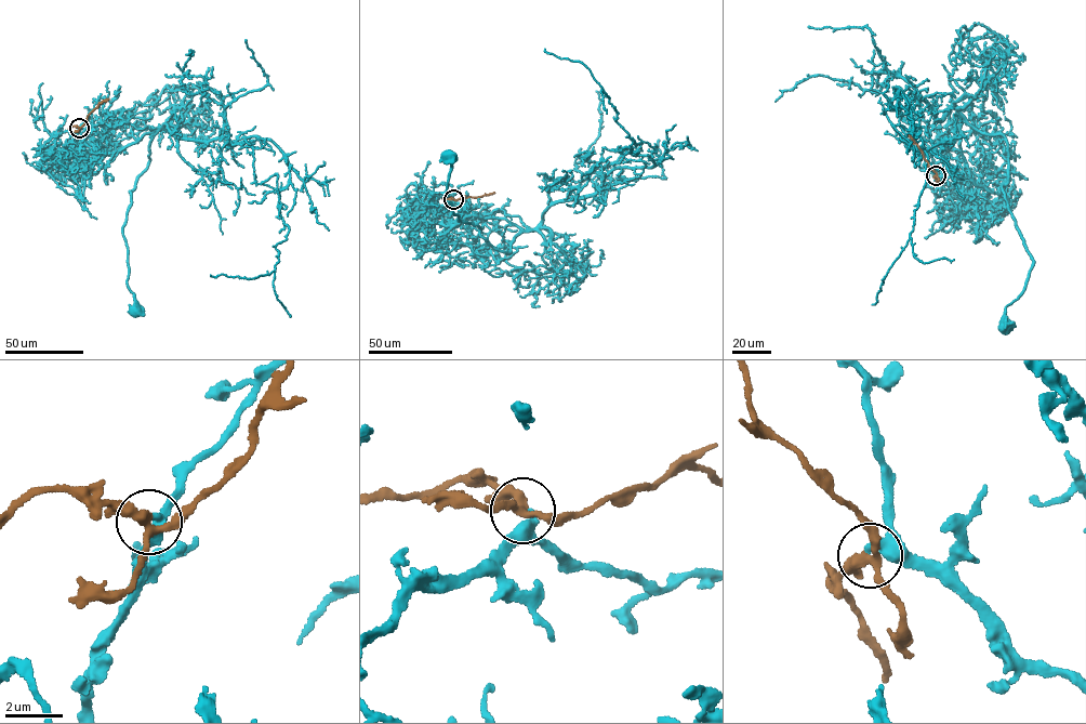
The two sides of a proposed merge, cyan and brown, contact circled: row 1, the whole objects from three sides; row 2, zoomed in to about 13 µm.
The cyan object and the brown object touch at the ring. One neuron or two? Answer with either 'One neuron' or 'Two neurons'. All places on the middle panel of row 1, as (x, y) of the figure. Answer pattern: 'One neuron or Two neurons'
One neuron

